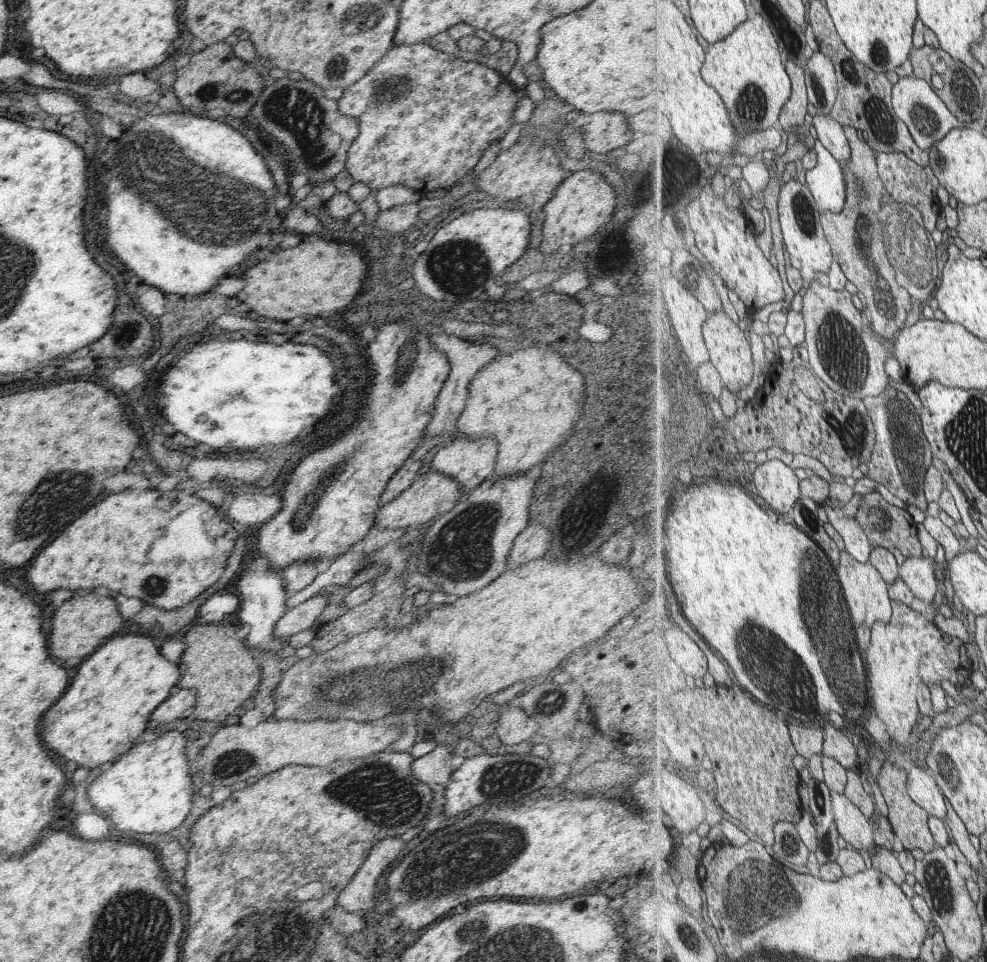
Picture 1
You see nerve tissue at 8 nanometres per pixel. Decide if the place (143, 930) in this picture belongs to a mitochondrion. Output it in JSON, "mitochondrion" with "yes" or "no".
{"mitochondrion":"yes"}

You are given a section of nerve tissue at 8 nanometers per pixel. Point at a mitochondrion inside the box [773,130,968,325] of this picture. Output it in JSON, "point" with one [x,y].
{"point":[907,243]}

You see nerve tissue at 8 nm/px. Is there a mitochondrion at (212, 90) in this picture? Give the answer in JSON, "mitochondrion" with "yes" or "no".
{"mitochondrion":"yes"}

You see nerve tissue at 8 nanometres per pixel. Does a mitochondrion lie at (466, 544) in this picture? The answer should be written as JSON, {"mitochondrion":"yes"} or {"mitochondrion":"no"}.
{"mitochondrion":"yes"}

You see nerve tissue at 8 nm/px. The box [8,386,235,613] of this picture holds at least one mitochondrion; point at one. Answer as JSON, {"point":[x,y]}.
{"point":[59,498]}

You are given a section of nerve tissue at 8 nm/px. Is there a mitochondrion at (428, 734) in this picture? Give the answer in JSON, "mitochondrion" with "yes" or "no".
{"mitochondrion":"no"}

